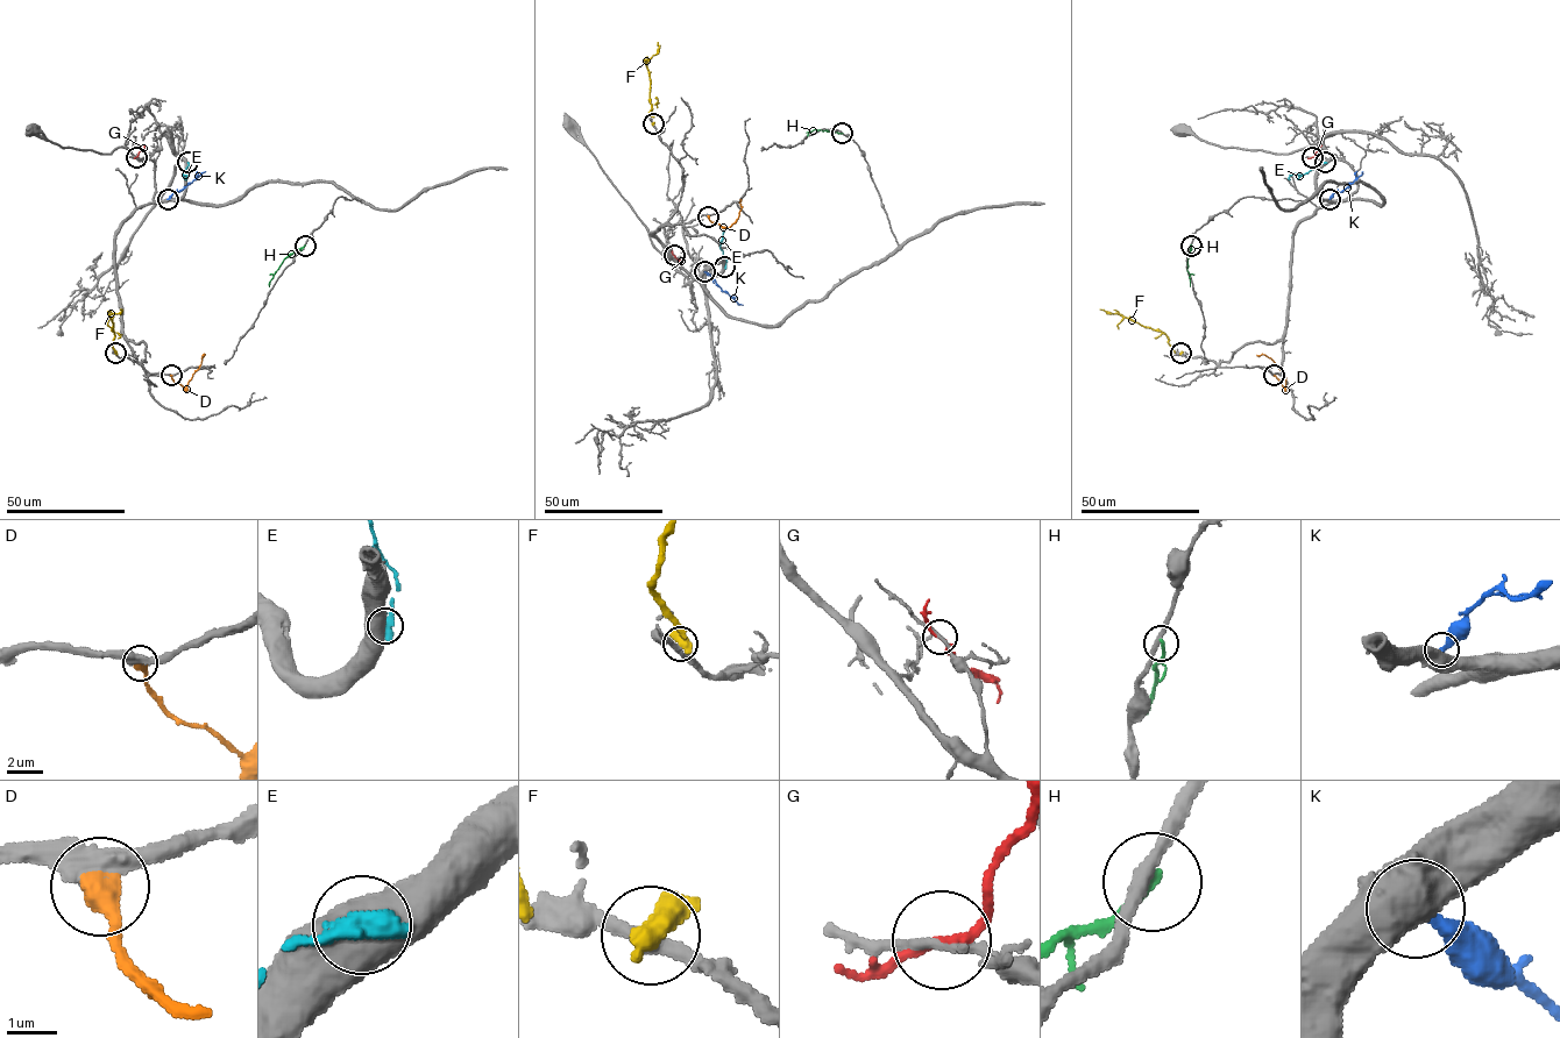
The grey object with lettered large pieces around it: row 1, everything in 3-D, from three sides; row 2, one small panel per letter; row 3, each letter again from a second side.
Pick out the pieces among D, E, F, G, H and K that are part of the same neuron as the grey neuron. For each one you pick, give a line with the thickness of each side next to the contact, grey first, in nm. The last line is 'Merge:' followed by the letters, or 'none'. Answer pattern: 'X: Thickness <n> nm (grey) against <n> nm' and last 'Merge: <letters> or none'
D: Thickness 440 nm (grey) against 500 nm
Merge: D

